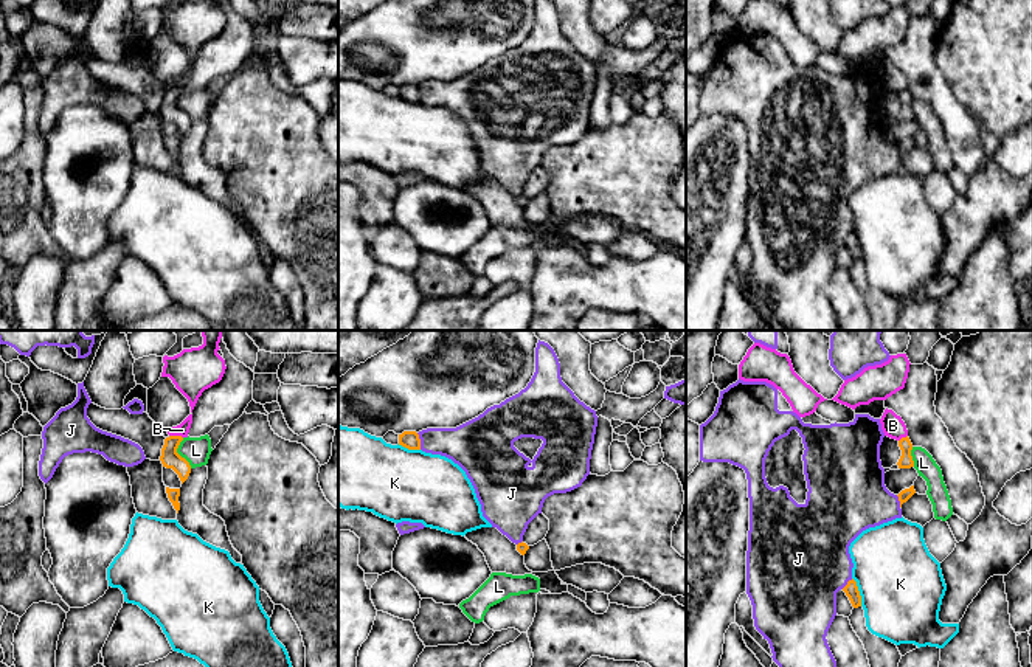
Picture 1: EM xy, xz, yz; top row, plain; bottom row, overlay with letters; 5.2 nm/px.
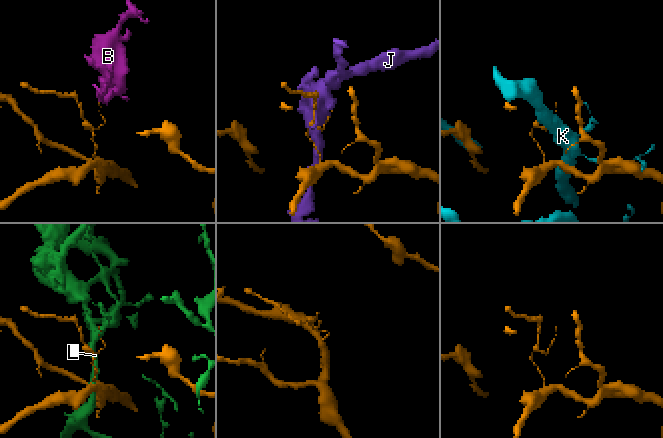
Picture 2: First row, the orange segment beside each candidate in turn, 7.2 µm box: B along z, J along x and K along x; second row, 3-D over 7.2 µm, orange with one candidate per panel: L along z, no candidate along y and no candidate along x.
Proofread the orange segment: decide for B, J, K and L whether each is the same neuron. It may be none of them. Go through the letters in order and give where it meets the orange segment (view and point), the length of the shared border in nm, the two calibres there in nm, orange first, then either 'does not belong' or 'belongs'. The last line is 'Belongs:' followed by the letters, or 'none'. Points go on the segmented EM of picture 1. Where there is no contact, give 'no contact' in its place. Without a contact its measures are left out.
B: meets orange in xy at (176, 436); contact 70 nm long; 100 nm thick on the orange side, 70 nm on the other; does not belong
J: meets orange in xz at (419, 441); contact 90 nm long; 100 nm thick on the orange side, 220 nm on the other; does not belong
K: meets orange in yz at (858, 591); contact 160 nm long; 70 nm thick on the orange side, 440 nm on the other; does not belong
L: meets orange in xy at (177, 453); contact 170 nm long; 100 nm thick on the orange side, 140 nm on the other; does not belong
Belongs: none

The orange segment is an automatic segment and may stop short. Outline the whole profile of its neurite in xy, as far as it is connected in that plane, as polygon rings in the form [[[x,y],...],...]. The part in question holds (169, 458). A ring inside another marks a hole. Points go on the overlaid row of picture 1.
[[[182,436],[166,437],[164,445],[161,448],[160,461],[161,461],[163,467],[172,468],[178,475],[178,478],[183,484],[191,473],[191,465],[185,458],[182,458],[177,453],[177,448],[178,448],[182,441],[183,441]]]

